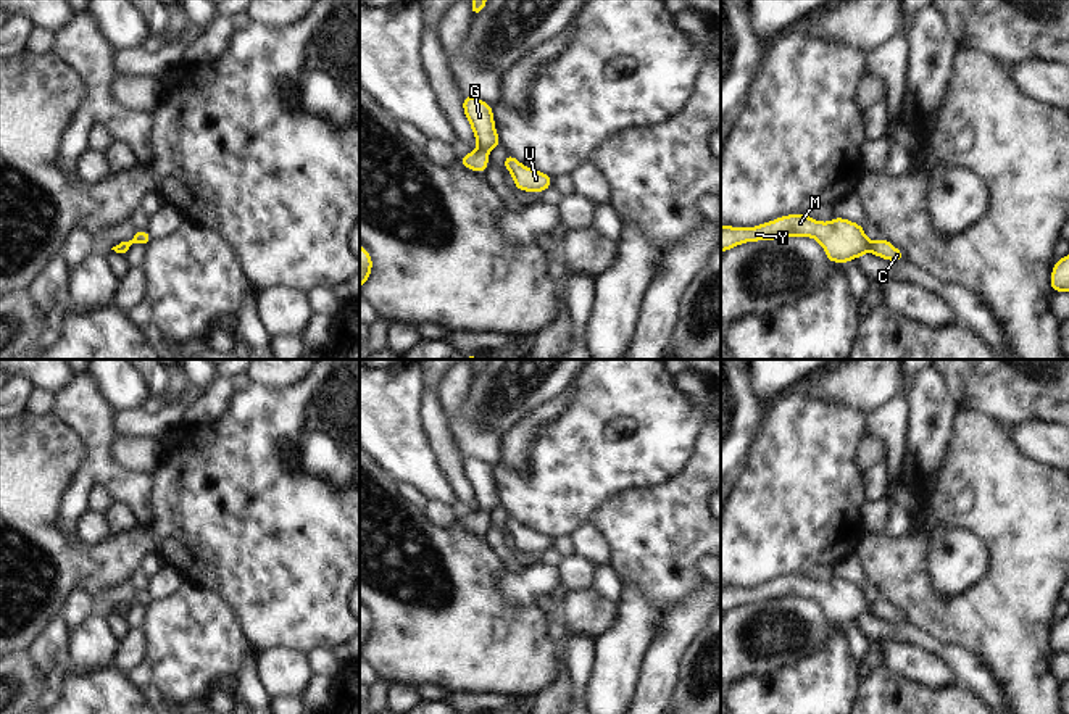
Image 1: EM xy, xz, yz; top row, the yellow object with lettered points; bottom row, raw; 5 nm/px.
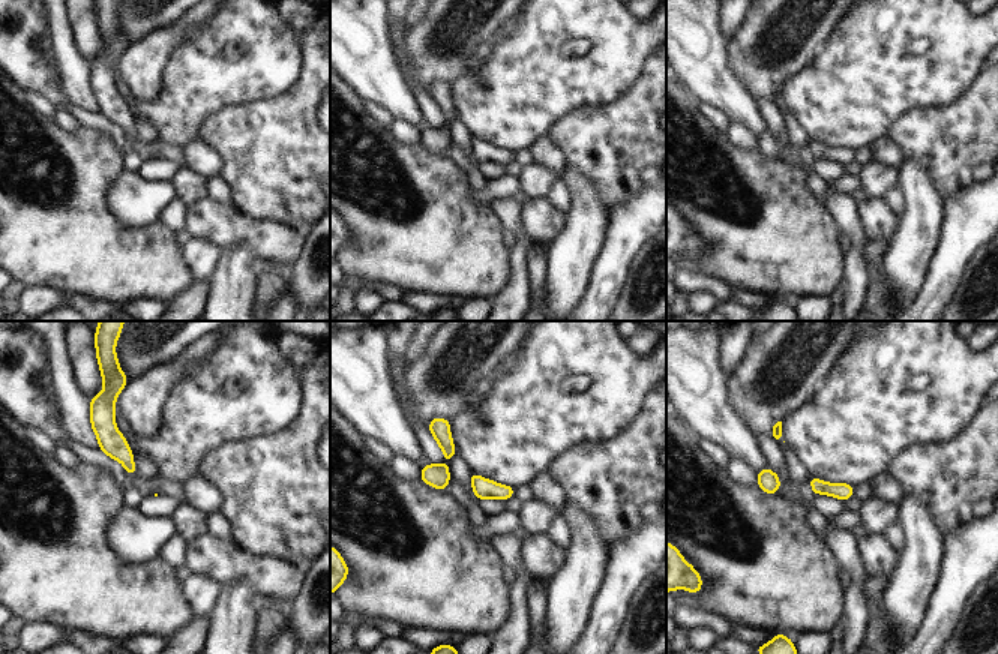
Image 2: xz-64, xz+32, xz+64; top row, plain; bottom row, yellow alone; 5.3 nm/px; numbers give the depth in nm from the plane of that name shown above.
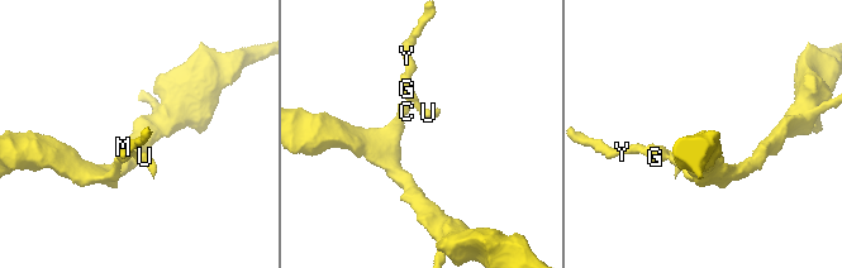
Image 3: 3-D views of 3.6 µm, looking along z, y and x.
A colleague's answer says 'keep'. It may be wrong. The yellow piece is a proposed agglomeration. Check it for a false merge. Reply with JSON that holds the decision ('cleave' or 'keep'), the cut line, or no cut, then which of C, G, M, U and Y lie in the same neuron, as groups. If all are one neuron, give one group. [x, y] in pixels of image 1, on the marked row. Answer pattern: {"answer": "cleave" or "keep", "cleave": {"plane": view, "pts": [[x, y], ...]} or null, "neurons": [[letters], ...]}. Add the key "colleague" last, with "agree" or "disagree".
{"answer": "keep", "cleave": null, "neurons": [["C", "G", "M", "U", "Y"]], "colleague": "agree"}

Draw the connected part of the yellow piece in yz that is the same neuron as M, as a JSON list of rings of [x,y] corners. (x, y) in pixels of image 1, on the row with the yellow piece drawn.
[[[785,214],[782,218],[772,219],[769,222],[759,224],[756,227],[734,227],[734,226],[721,226],[721,253],[726,250],[735,248],[737,245],[747,242],[759,242],[759,240],[776,240],[782,237],[811,237],[821,243],[826,251],[826,256],[830,263],[848,263],[850,259],[858,259],[864,253],[874,253],[876,256],[888,261],[901,261],[905,259],[903,251],[895,248],[888,240],[880,237],[876,243],[872,243],[866,234],[864,227],[848,221],[845,218],[834,218],[829,222],[821,222],[808,214]]]

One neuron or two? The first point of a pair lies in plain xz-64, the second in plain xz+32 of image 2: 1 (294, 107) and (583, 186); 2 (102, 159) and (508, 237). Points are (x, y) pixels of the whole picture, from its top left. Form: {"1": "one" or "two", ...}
{"1": "two", "2": "two"}

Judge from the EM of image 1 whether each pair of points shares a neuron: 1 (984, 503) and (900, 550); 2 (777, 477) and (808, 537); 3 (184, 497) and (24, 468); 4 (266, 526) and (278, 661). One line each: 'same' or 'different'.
1: same
2: same
3: different
4: different

